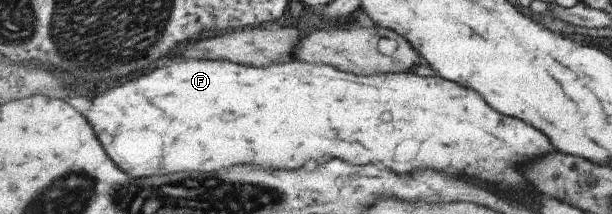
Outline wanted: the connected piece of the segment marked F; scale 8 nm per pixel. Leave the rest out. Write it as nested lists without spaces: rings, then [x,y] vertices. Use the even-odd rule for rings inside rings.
[[[174,59],[169,66],[163,67],[163,69],[157,69],[157,71],[153,71],[153,73],[149,73],[149,75],[145,75],[145,77],[139,77],[139,79],[133,79],[133,81],[127,81],[127,83],[123,83],[123,85],[119,85],[119,87],[115,87],[113,91],[109,89],[109,91],[105,91],[105,93],[101,93],[97,97],[91,101],[91,105],[89,106],[89,111],[86,113],[85,117],[90,123],[91,126],[94,127],[94,131],[98,135],[98,139],[102,142],[106,153],[110,155],[111,158],[114,159],[114,163],[117,166],[121,166],[123,170],[126,170],[127,173],[131,174],[135,178],[151,178],[152,176],[161,176],[161,175],[168,175],[169,173],[177,173],[177,171],[219,171],[219,169],[227,169],[227,167],[233,167],[233,165],[243,165],[243,163],[249,163],[249,165],[267,165],[267,167],[279,167],[279,169],[297,169],[297,167],[301,167],[301,165],[305,165],[309,159],[315,159],[315,161],[319,161],[319,163],[323,163],[325,159],[331,159],[331,157],[343,157],[345,161],[351,161],[351,163],[359,163],[359,165],[367,165],[367,163],[379,163],[379,161],[383,161],[383,165],[391,165],[391,169],[399,169],[399,173],[411,173],[411,171],[415,171],[415,169],[419,169],[419,167],[435,167],[435,169],[443,169],[443,171],[465,171],[465,167],[467,167],[467,175],[469,177],[477,177],[477,179],[485,179],[485,181],[491,181],[491,183],[495,183],[497,181],[497,185],[501,185],[503,189],[509,189],[509,187],[513,187],[513,189],[519,189],[521,185],[525,185],[525,183],[530,183],[528,180],[525,181],[524,171],[521,173],[519,169],[524,165],[521,165],[523,161],[525,164],[529,161],[529,159],[534,160],[539,156],[545,156],[548,153],[552,153],[556,151],[556,148],[553,147],[553,142],[549,141],[549,137],[543,133],[543,131],[539,131],[539,129],[535,129],[535,127],[531,127],[531,125],[527,125],[527,123],[523,123],[521,119],[517,119],[517,117],[507,117],[507,115],[503,115],[503,113],[499,113],[499,111],[495,111],[491,105],[487,105],[487,101],[477,93],[477,91],[473,91],[473,89],[467,89],[467,87],[463,87],[463,85],[459,85],[459,83],[453,83],[453,81],[447,81],[447,79],[443,79],[443,77],[437,76],[419,76],[413,74],[412,72],[402,72],[402,73],[389,73],[389,74],[355,74],[352,72],[345,72],[337,67],[333,68],[331,65],[324,65],[324,64],[311,64],[306,62],[299,62],[297,60],[292,60],[291,62],[284,62],[281,64],[273,64],[269,66],[264,66],[263,68],[257,68],[254,66],[249,66],[246,64],[239,64],[234,62],[229,62],[228,60],[193,60],[193,59]]]

